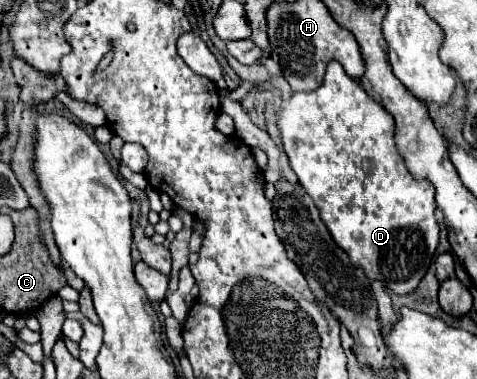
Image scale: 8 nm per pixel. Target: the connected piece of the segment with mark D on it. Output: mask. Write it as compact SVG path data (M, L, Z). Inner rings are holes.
M331 61L323 85L317 91L293 93L281 103L277 125L291 169L307 195L315 201L321 221L327 225L333 241L349 255L355 267L361 267L367 273L369 279L383 281L387 289L399 295L413 293L431 265L439 241L439 225L433 215L435 201L431 185L427 185L427 181L415 181L403 165L403 157L397 153L393 141L395 121L391 113L373 101L337 61Z

